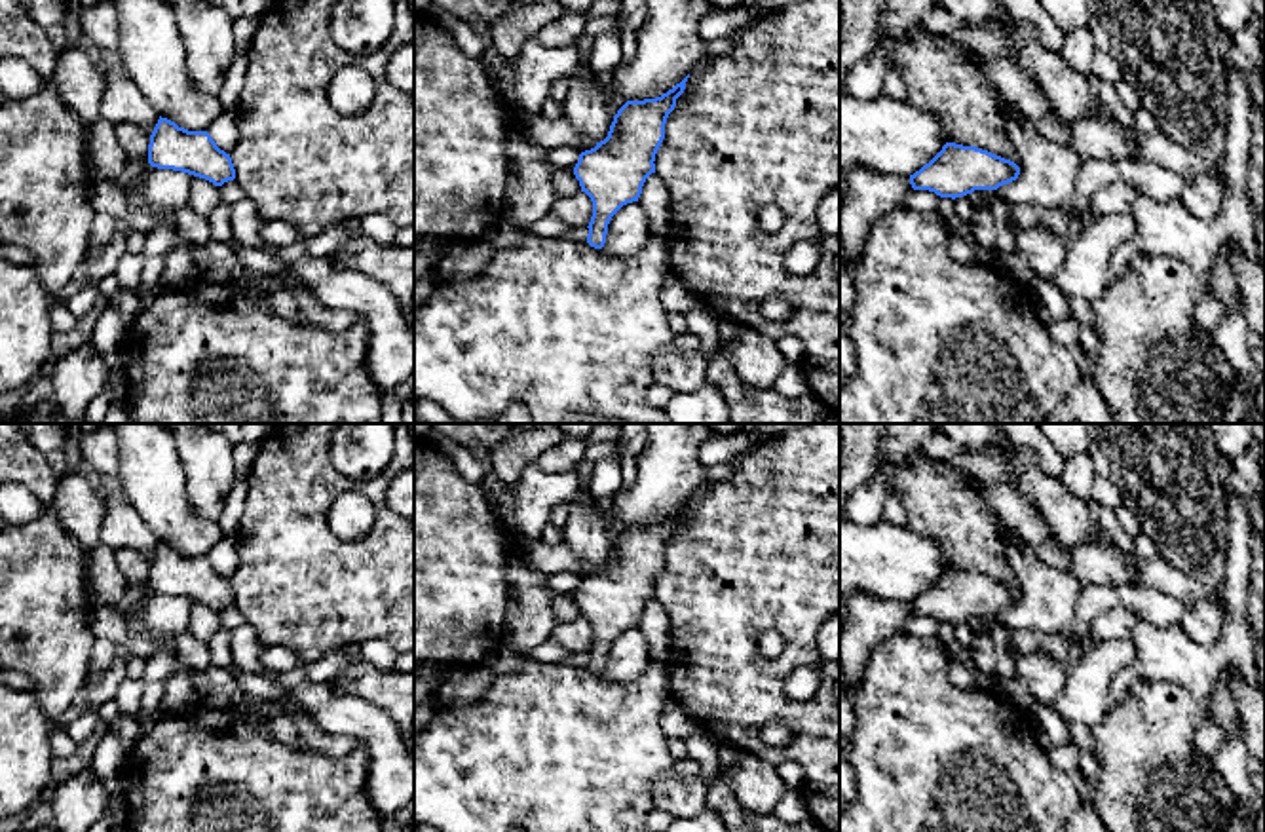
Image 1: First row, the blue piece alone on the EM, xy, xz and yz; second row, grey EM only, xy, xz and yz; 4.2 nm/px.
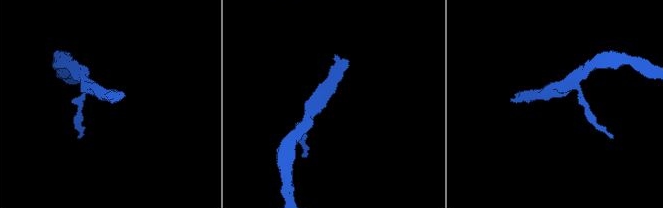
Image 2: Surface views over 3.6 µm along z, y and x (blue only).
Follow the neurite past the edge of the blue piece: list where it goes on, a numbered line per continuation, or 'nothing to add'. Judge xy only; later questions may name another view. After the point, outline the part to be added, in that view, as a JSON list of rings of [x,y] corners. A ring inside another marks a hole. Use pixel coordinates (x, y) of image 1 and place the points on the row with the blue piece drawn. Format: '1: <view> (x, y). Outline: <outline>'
nothing to add

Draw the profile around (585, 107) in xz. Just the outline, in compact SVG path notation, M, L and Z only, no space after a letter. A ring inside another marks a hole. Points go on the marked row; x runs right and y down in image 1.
M583 34L576 42L579 68L570 78L562 103L562 118L587 141L600 142L608 137L614 114L608 112L610 97L596 84L591 70L593 36Z

